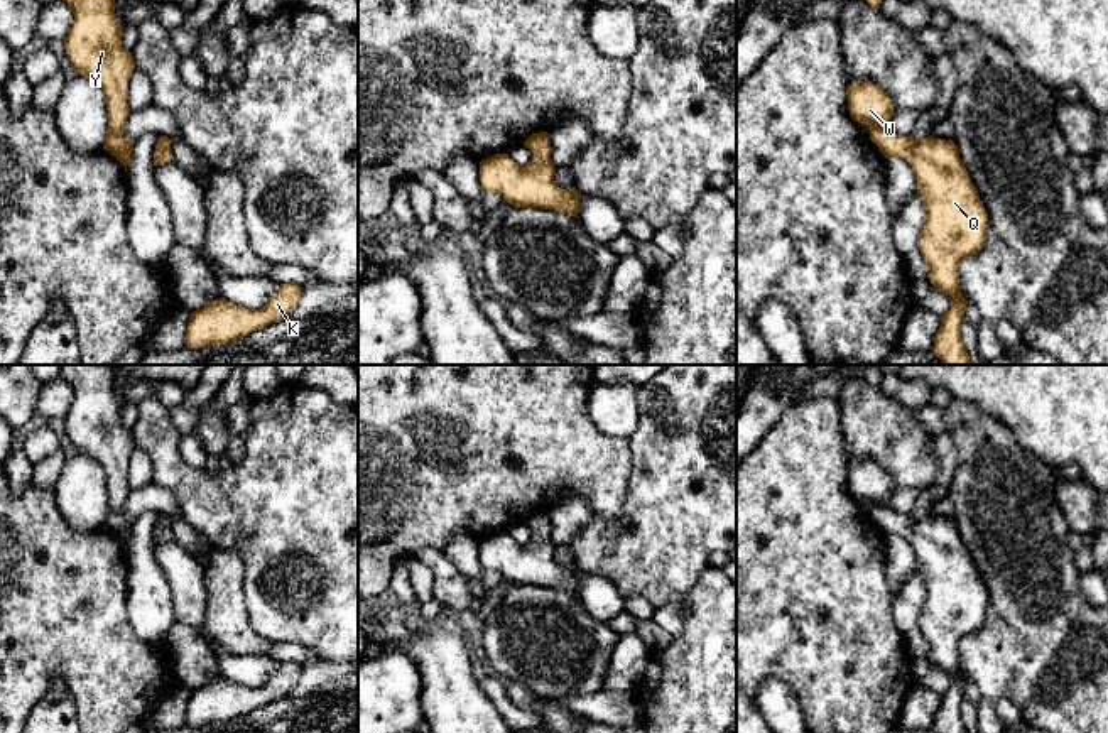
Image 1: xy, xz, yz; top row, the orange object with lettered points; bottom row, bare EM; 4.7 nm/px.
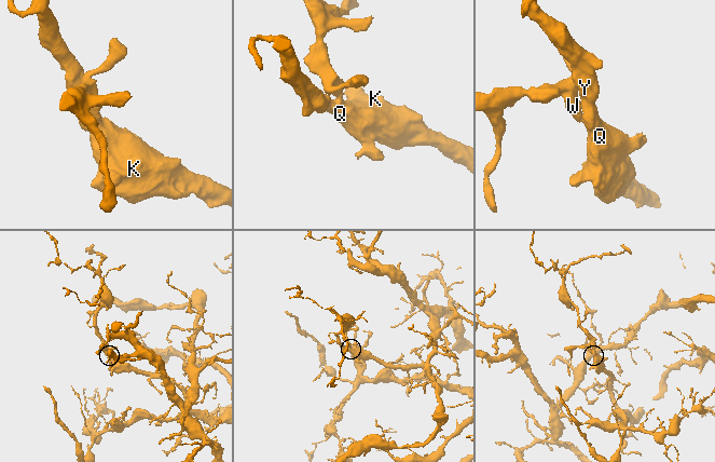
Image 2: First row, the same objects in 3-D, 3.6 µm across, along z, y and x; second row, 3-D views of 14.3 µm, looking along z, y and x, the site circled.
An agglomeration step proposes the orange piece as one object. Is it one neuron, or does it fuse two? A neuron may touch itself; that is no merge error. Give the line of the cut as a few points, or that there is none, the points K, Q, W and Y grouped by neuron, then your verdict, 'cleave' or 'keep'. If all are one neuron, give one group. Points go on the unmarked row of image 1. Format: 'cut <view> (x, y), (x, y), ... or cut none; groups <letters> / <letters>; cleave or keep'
cut none; groups K Q W Y; keep

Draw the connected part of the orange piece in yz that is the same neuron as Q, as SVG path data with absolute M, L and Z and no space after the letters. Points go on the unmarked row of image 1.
M875 461L848 463L848 488L855 500L870 505L870 519L885 537L904 535L914 549L917 571L924 581L924 606L919 628L926 638L931 662L953 676L951 687L941 694L934 716L936 733L970 733L961 714L964 686L959 643L980 630L986 620L988 593L959 535L954 519L897 513L887 500L895 493L892 478Z

